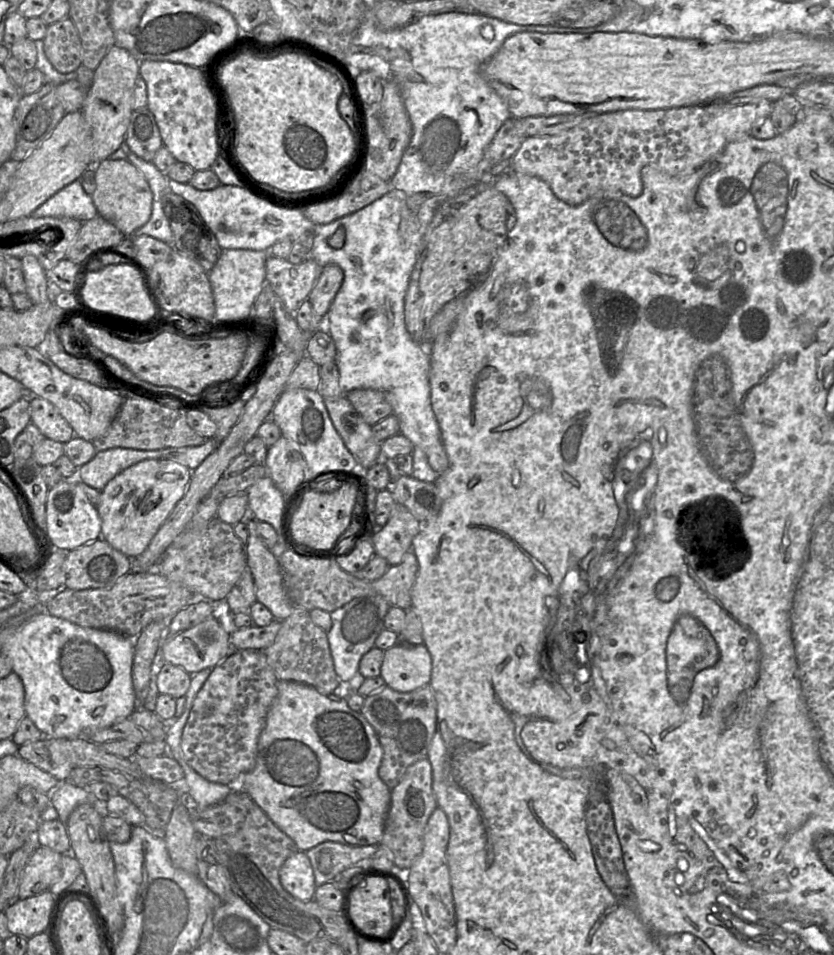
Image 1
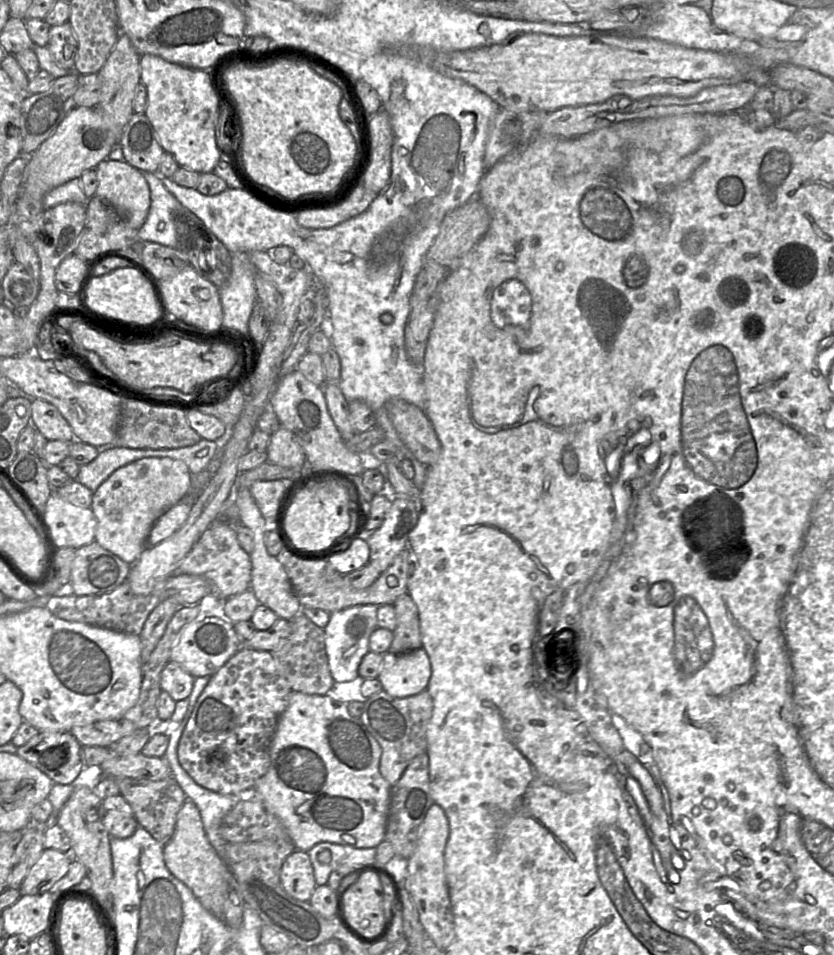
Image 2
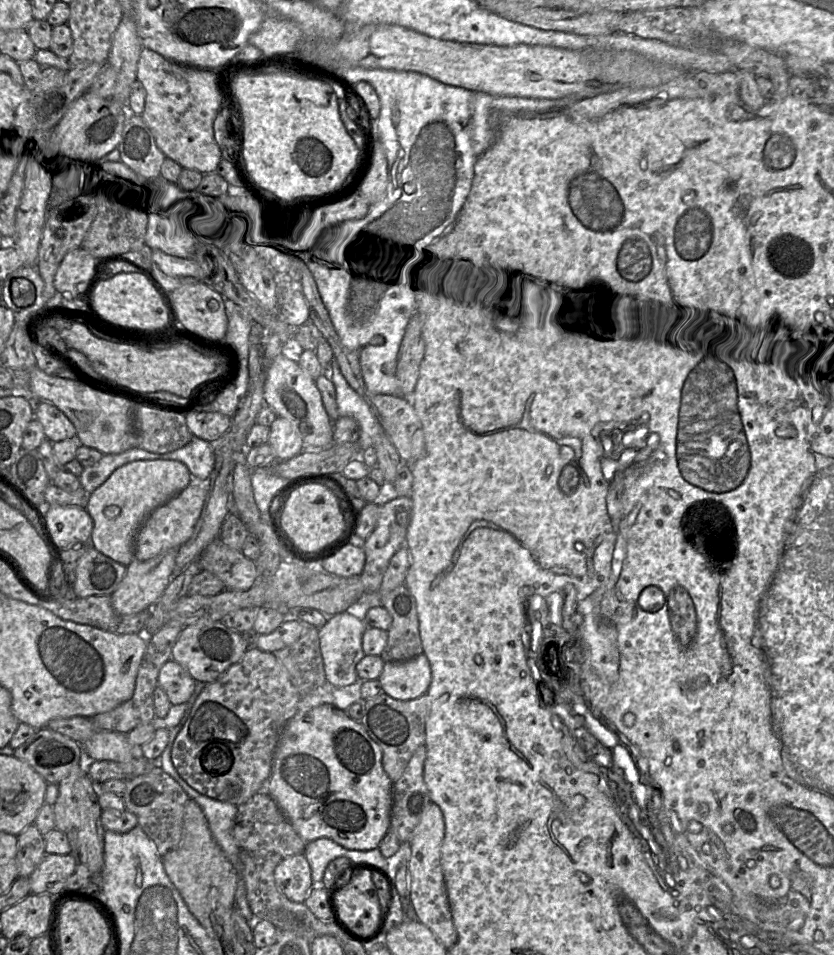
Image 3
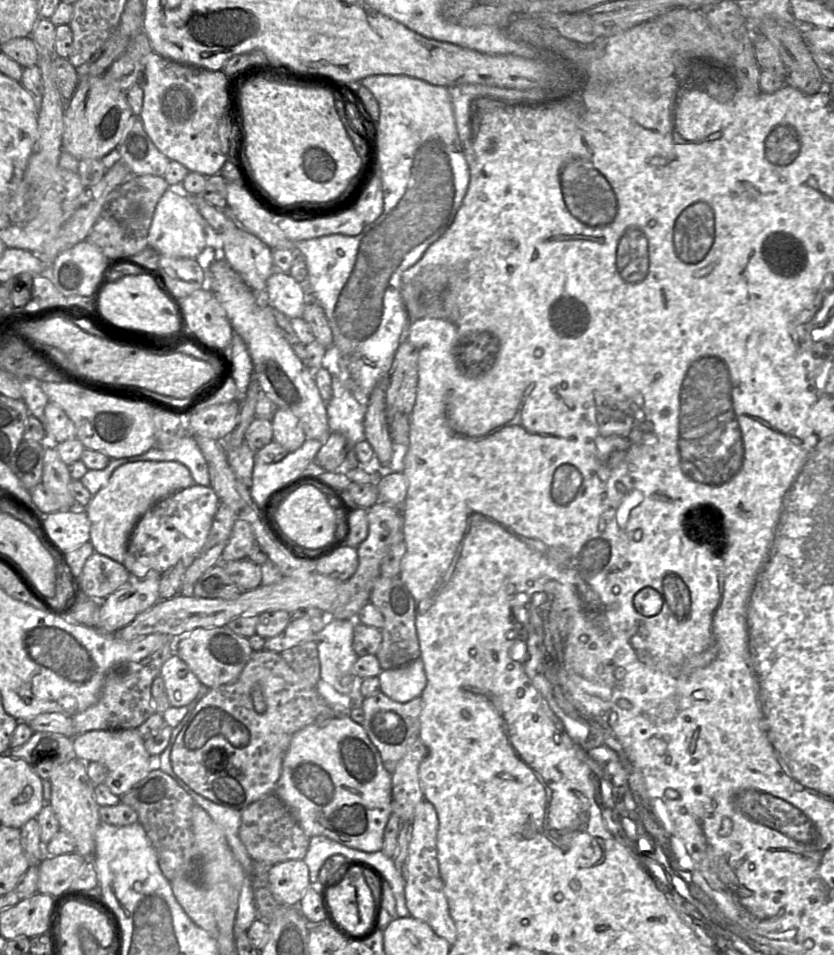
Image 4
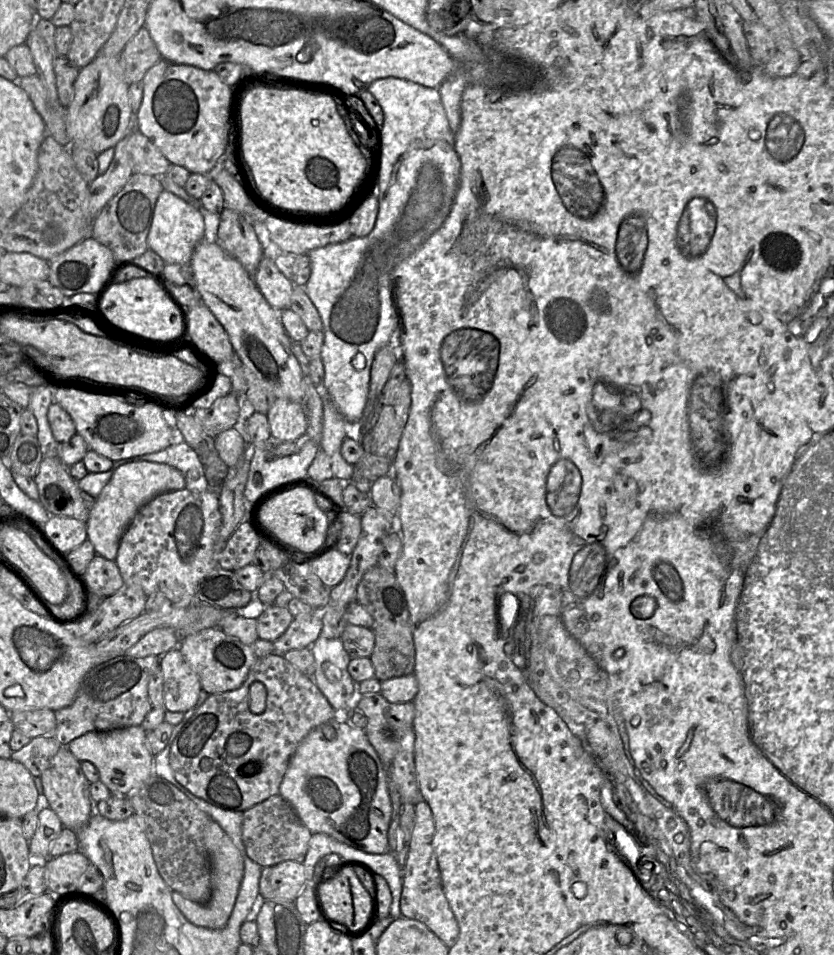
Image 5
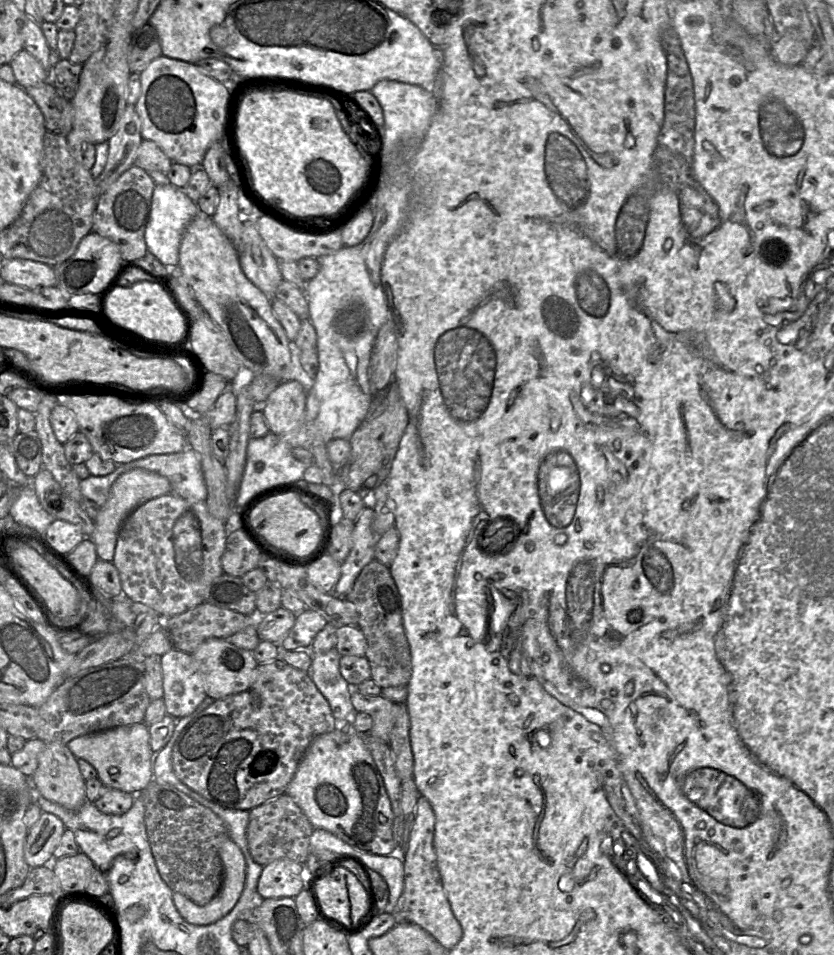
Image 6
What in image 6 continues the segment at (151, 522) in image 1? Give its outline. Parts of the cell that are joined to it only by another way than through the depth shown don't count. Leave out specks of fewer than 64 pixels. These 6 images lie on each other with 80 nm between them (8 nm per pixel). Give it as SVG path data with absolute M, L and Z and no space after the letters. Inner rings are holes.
M136 468L121 474L113 483L106 503L100 507L93 521L93 533L90 537L85 537L90 538L94 543L98 559L112 562L118 533L129 514L142 503L168 493L171 493L171 484L166 477L158 473Z

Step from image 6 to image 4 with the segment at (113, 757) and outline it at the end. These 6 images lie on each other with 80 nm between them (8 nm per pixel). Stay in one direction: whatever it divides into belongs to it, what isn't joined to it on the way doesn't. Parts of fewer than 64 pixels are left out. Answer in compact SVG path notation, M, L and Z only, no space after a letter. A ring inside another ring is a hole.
M137 729L94 730L76 735L73 738L73 747L78 759L99 762L106 766L108 774L104 784L114 795L122 797L154 768L154 758L147 752L144 741Z

